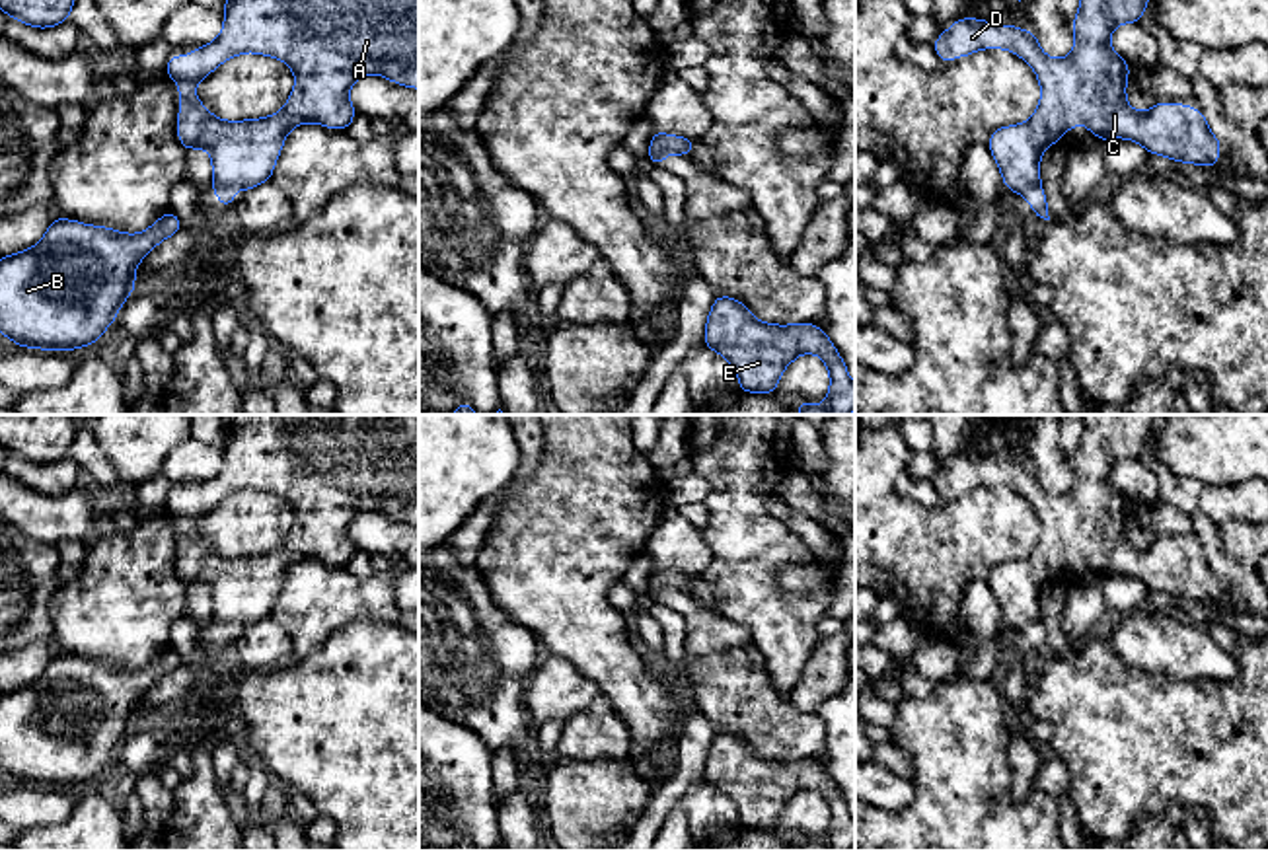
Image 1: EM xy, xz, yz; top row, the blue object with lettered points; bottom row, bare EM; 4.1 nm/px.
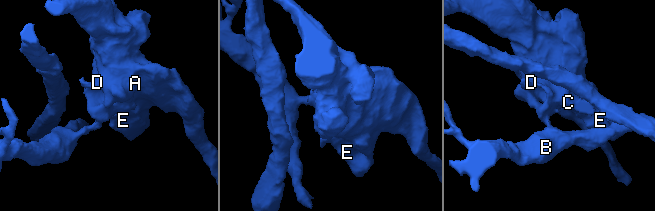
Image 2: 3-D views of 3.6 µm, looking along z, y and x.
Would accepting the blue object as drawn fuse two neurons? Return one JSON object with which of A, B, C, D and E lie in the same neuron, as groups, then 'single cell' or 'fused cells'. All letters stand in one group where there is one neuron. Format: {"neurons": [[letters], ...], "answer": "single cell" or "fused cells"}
{"neurons": [["A", "C", "D", "E"], ["B"]], "answer": "fused cells"}

